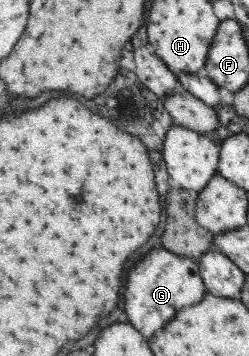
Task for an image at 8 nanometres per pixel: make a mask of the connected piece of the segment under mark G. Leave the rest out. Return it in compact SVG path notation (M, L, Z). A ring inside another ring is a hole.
M149 251L141 263L133 263L125 283L125 313L129 323L145 337L151 337L161 325L175 317L187 305L201 301L205 285L199 275L195 258L169 253L169 251Z

